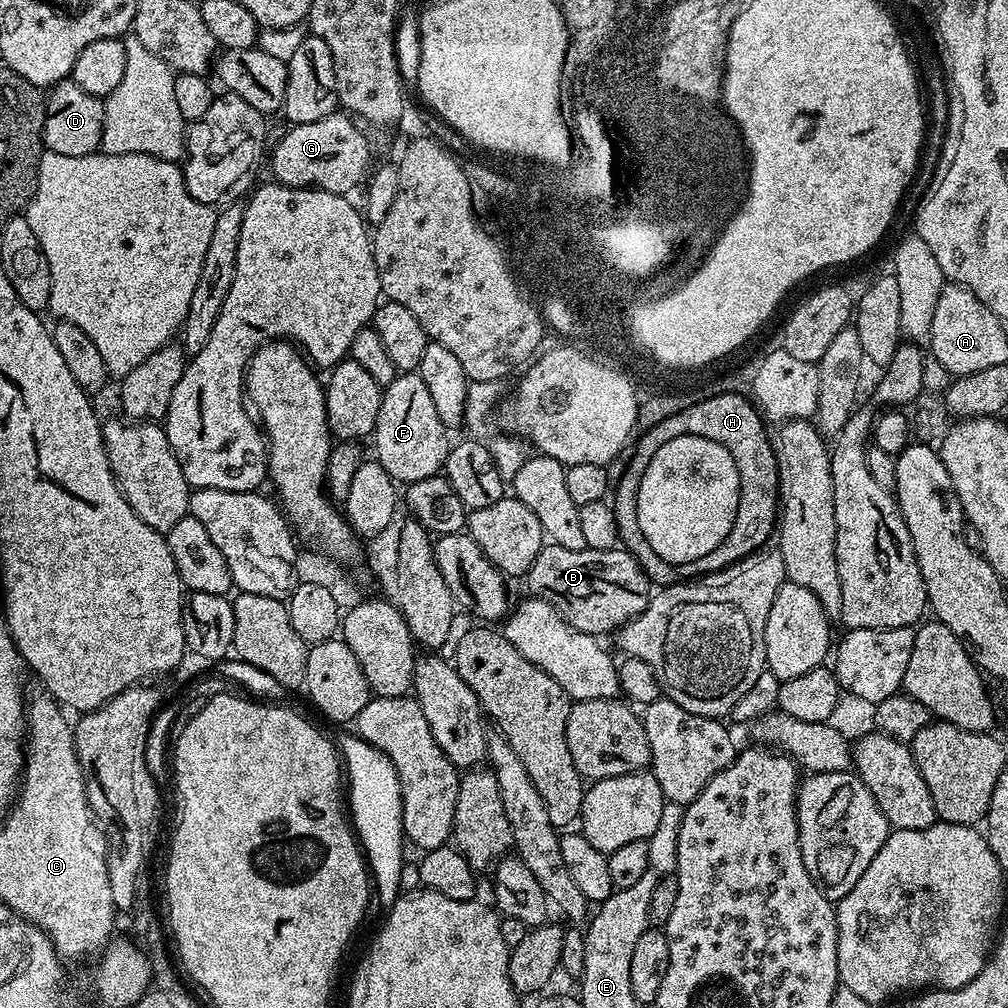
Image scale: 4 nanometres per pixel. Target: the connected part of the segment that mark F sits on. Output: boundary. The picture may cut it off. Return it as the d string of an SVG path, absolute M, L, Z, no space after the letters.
M419 371L399 373L394 382L383 385L374 433L374 459L393 480L407 486L422 478L437 475L448 457L448 436L449 429L444 427L442 418L438 418L430 390L426 390L426 382L422 382Z

